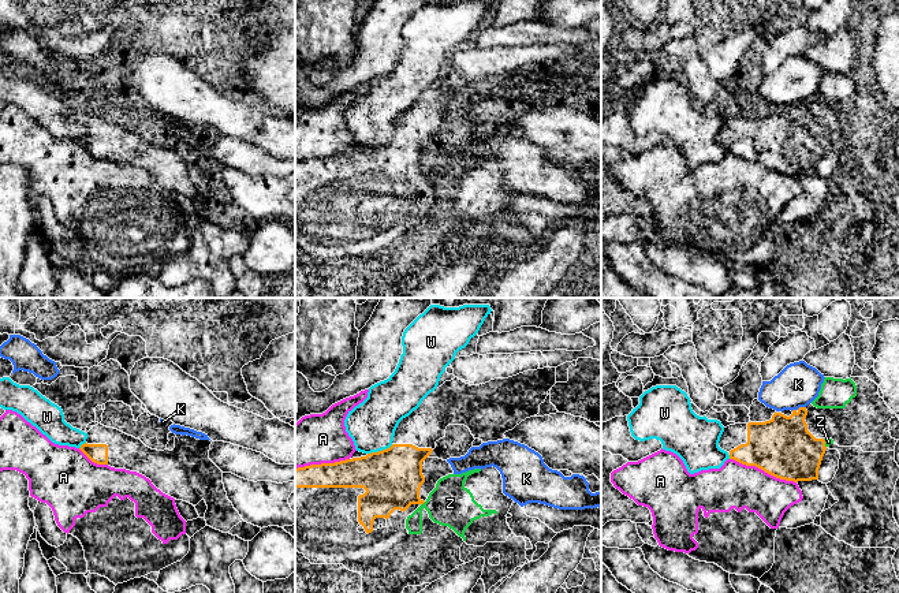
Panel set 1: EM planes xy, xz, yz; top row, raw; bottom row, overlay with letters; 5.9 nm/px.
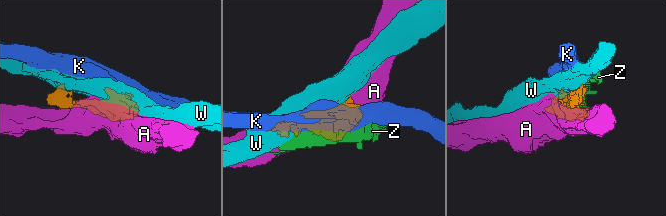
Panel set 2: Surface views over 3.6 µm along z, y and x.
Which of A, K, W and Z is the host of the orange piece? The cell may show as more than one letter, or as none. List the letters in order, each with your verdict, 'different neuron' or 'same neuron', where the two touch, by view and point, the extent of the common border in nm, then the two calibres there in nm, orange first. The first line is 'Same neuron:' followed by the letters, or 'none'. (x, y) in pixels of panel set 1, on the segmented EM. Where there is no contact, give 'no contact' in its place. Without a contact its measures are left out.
Same neuron: none
A: different neuron; contact yz (763, 469); length 420 nm; calibres 360 and 280 nm
K: different neuron; contact yz (799, 407); length 90 nm; calibres 340 and 260 nm
W: different neuron; contact xz (380, 451); length 160 nm; calibres 340 and 280 nm
Z: different neuron; contact xz (422, 503); length 40 nm; calibres 340 and 260 nm

